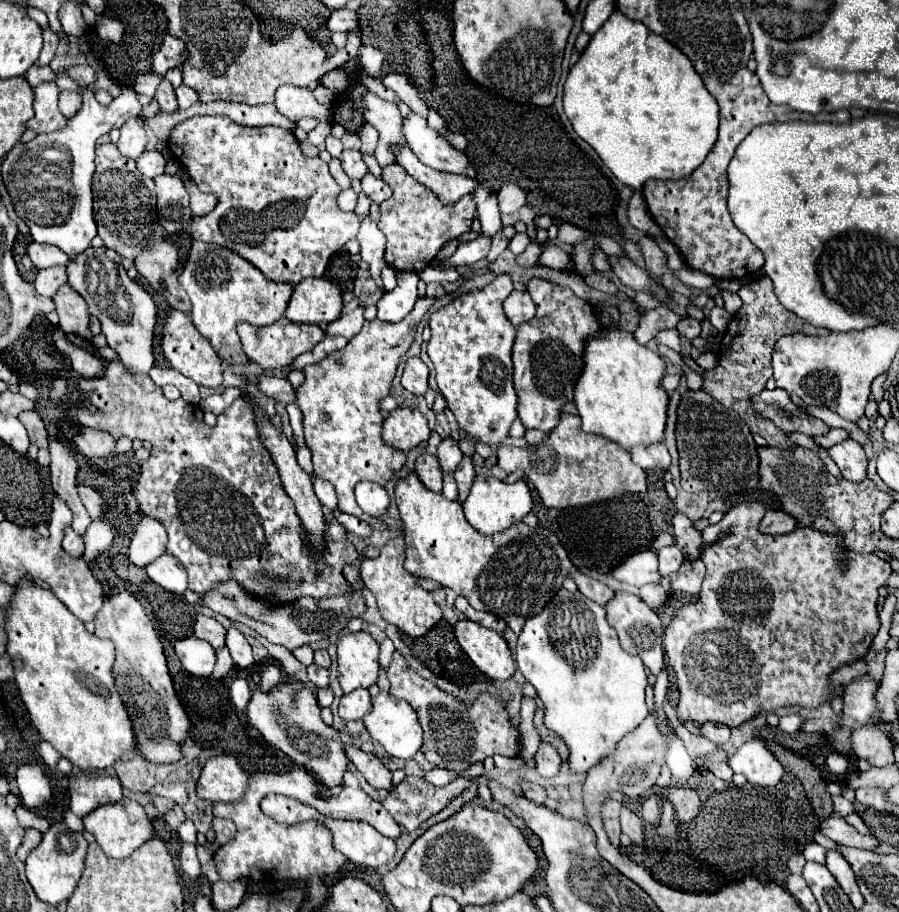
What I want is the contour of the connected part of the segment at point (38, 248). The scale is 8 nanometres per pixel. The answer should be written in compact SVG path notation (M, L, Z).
M31 243L27 253L29 253L29 257L37 269L47 269L53 265L65 265L69 261L69 257L61 249L57 249L55 245Z

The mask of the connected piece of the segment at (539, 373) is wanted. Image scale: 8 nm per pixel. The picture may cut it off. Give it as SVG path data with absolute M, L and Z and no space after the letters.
M531 279L527 291L537 305L535 317L517 327L517 339L513 345L515 365L515 391L519 397L517 413L527 429L541 429L549 433L565 403L573 403L575 385L583 373L587 339L603 329L591 303L577 297L571 289L563 289L545 279Z

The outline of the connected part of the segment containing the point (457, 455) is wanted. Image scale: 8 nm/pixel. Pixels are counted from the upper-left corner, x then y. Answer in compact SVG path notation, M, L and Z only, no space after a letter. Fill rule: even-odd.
M451 437L443 439L441 445L439 445L439 449L437 449L437 459L439 459L441 471L453 475L457 471L459 463L461 463L461 459L463 459L463 453L461 453L457 441L451 439Z

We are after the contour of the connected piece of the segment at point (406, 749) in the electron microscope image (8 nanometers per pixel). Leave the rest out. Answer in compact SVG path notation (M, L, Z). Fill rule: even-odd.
M381 691L377 699L373 699L373 711L369 713L369 717L365 717L363 723L365 723L367 731L371 733L371 737L375 741L379 741L385 747L385 751L393 757L411 759L423 745L423 729L419 725L419 719L417 719L417 713L413 711L413 707L407 701L397 699L385 691Z

